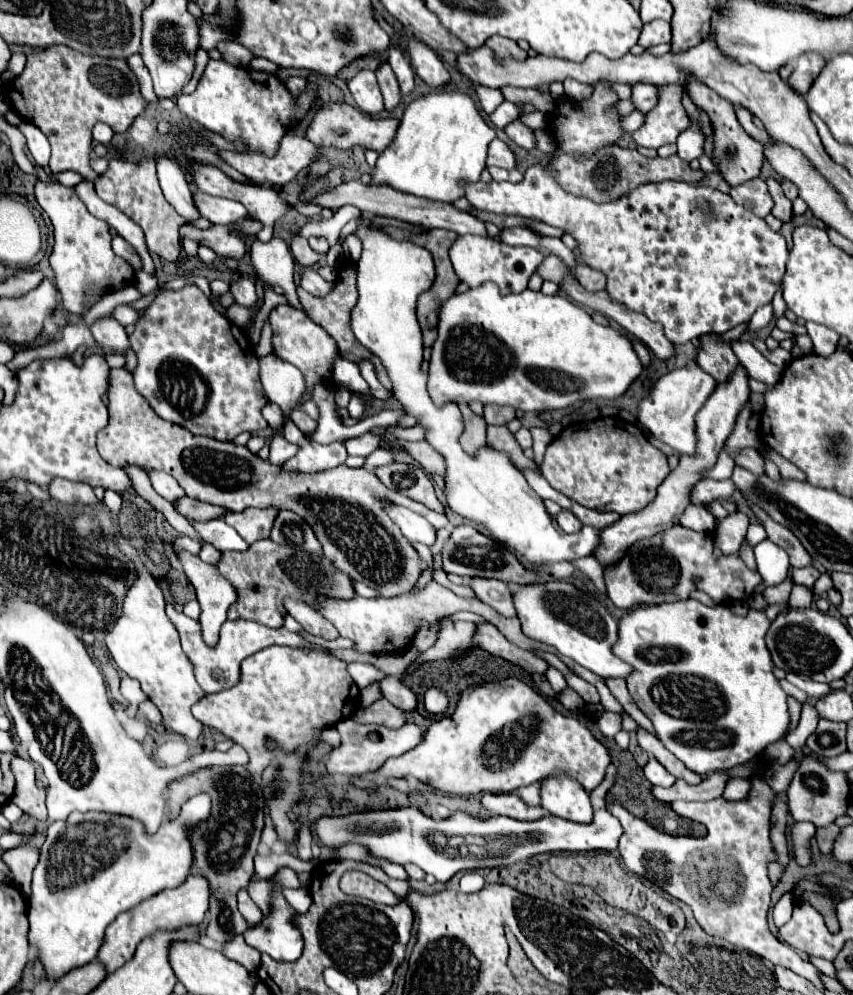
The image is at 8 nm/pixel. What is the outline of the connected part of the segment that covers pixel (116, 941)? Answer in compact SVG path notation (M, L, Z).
M191 873L187 877L185 883L181 883L175 889L163 889L159 893L155 893L155 897L147 897L145 901L141 901L139 905L135 905L133 909L121 913L109 927L105 933L105 943L99 949L97 961L101 961L109 973L113 973L117 967L125 965L127 959L131 959L135 955L137 945L143 941L145 935L151 935L159 929L179 929L183 925L199 925L203 923L203 917L209 909L209 897L211 897L211 889L209 889L209 881L199 875L199 873Z

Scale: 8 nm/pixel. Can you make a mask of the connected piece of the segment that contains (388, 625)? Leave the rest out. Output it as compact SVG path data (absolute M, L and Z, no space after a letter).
M429 581L421 591L417 593L407 593L407 595L399 595L399 597L375 597L375 599L363 599L363 597L353 597L353 599L329 599L329 597L313 597L313 595L303 595L303 601L307 605L311 605L315 611L319 611L323 617L327 617L327 621L335 621L335 629L339 631L341 637L351 639L355 645L353 649L357 653L403 653L409 645L411 645L411 637L419 631L421 627L421 619L425 619L427 625L433 625L437 621L441 621L443 617L449 617L457 611L471 611L481 615L483 619L487 619L489 623L493 623L513 645L525 649L525 651L547 651L554 653L578 676L593 684L600 696L600 704L607 712L621 713L622 707L619 702L611 695L605 680L602 677L592 673L569 659L561 655L554 647L545 645L538 641L531 641L529 637L523 637L523 633L519 633L519 621L515 621L515 617L503 617L499 615L493 607L477 601L477 599L463 599L457 597L453 591L441 587L435 581Z

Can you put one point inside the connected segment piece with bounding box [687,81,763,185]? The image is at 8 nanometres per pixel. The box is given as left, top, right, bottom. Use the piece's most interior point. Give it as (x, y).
(737, 155)

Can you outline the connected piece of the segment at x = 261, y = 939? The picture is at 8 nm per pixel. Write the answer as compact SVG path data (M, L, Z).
M273 885L271 911L255 927L243 933L245 943L275 961L297 961L303 953L303 935L295 925L297 911L285 901L283 887Z

